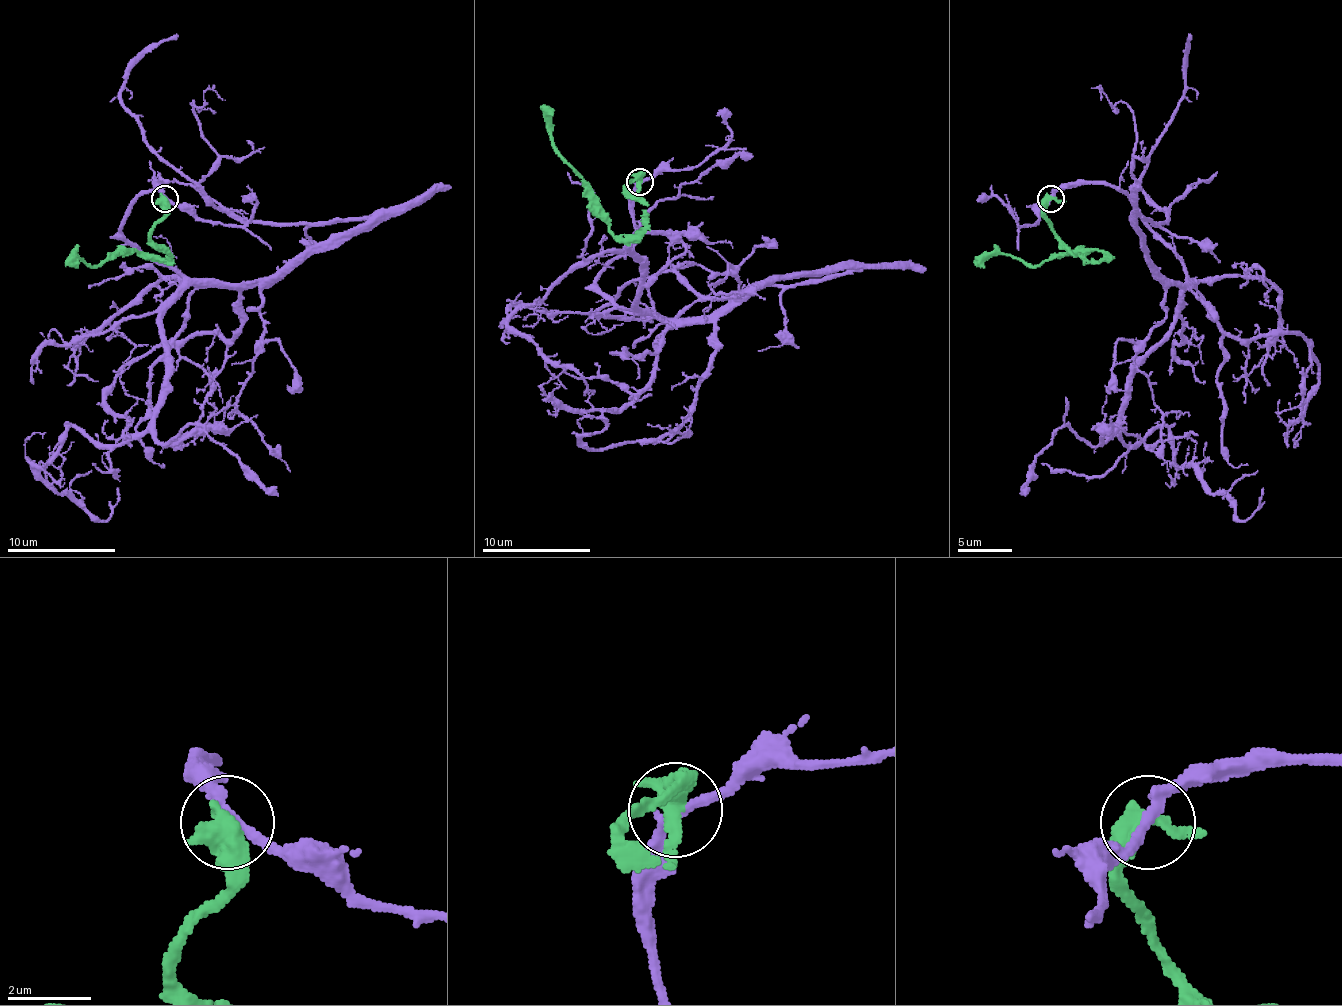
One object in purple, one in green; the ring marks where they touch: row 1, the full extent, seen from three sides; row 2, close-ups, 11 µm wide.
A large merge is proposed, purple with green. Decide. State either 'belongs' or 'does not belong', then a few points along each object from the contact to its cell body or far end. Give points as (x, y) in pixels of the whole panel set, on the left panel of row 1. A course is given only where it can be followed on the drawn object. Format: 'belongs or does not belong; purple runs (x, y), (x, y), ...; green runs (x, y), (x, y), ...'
does not belong; purple runs (166, 198), (120, 233), (247, 284), (371, 214), (234, 219), (171, 168), (120, 98), (177, 33); green runs (163, 198), (166, 214), (150, 238), (169, 260), (128, 249), (90, 265), (74, 255), (66, 265)

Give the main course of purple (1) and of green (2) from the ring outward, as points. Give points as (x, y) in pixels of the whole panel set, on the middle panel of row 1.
1: (641, 181), (595, 284), (619, 308), (722, 316), (846, 270), (730, 297), (671, 270), (595, 313), (652, 321)
2: (638, 181), (641, 175), (625, 186), (644, 205), (644, 227), (619, 235), (552, 140), (541, 105)

